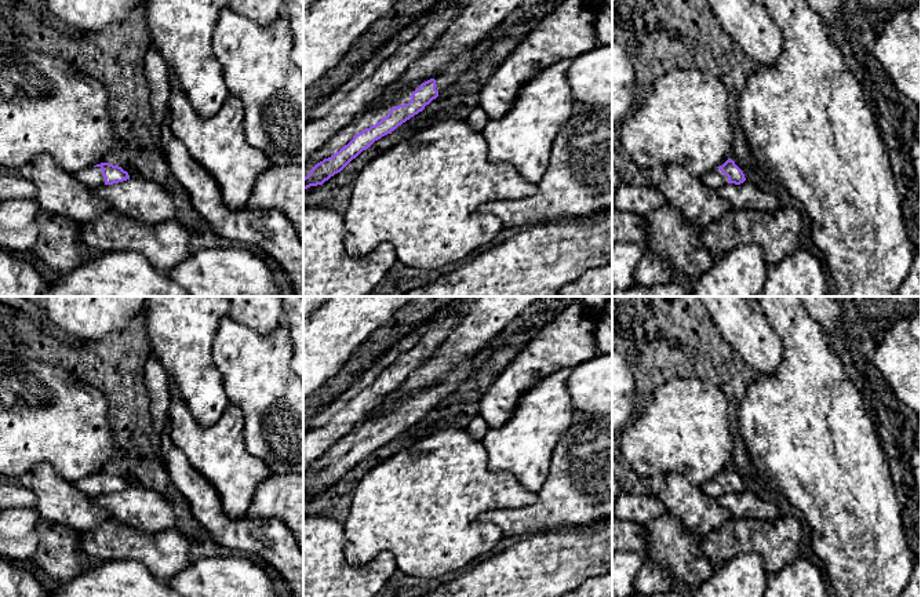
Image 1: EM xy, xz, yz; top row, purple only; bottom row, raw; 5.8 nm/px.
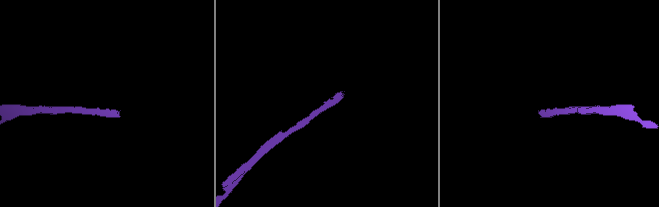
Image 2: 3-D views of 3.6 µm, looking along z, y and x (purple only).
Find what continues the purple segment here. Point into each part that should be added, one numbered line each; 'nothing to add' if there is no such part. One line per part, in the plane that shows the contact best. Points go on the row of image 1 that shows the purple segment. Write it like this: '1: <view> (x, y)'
1: xz (372, 116)

